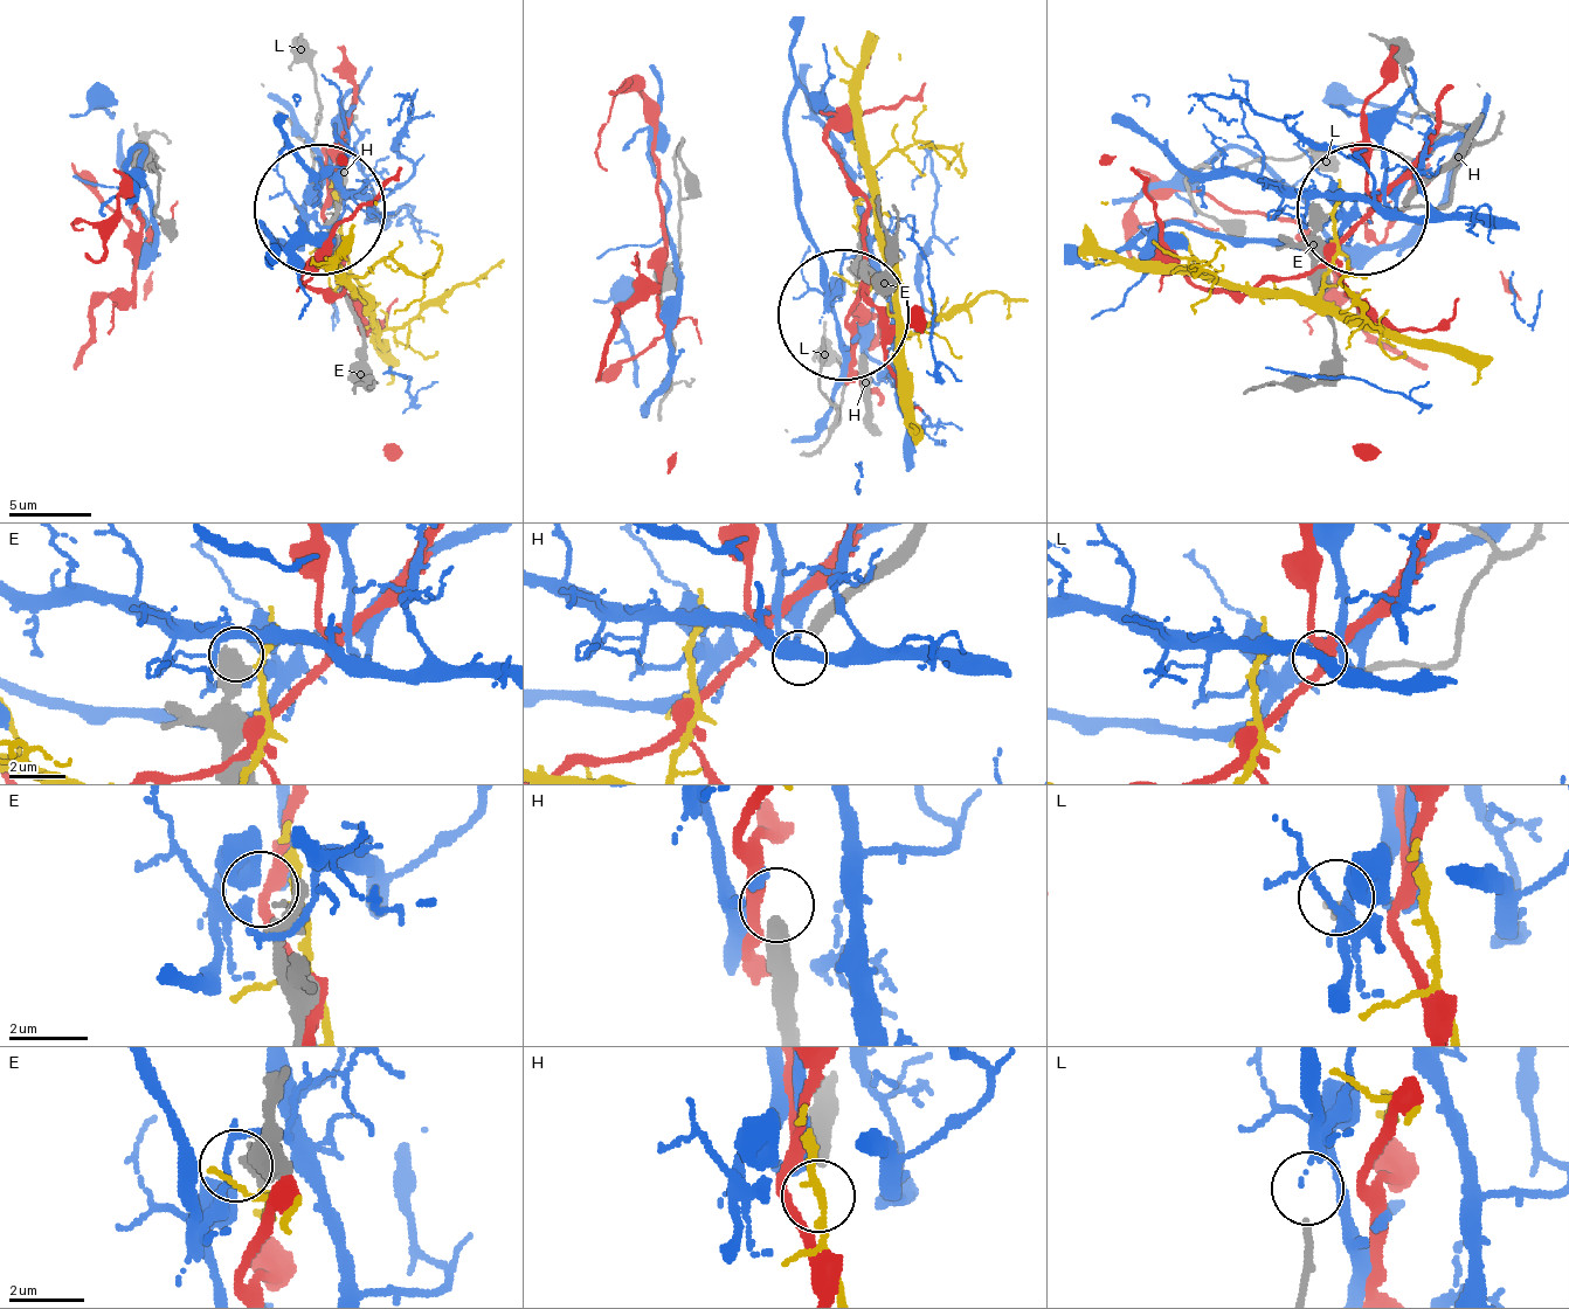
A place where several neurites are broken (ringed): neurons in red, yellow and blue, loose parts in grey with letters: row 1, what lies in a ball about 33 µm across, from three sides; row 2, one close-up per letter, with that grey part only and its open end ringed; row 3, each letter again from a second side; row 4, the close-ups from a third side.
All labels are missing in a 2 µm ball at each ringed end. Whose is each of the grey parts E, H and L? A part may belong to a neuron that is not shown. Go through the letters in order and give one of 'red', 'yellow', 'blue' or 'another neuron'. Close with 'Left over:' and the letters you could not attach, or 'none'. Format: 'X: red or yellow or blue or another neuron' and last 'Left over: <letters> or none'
E: blue
H: another neuron
L: another neuron
Left over: H, L

